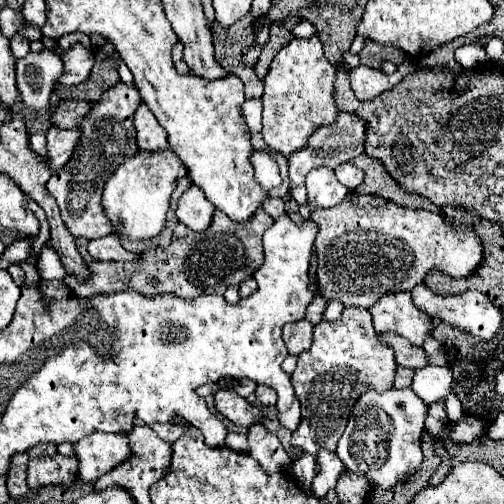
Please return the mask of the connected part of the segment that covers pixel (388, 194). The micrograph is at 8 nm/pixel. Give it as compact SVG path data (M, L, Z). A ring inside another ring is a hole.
M360 154L360 156L352 158L350 164L362 168L364 174L366 174L364 184L360 188L356 188L356 192L362 192L362 194L364 192L376 192L378 196L382 196L382 198L386 198L386 200L390 200L394 204L400 204L400 206L424 208L424 210L430 210L430 212L440 212L440 208L434 206L430 200L400 188L396 184L396 180L386 172L384 164L380 164L380 160L370 158L368 154Z

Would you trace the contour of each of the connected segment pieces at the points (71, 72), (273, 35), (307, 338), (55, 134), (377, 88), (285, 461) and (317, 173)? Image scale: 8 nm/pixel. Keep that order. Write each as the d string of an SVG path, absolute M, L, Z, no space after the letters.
M74 44L68 52L62 54L62 62L64 62L64 70L58 78L58 84L76 86L88 78L94 66L94 50L82 44Z
M292 16L292 18L280 22L280 24L274 24L274 26L270 28L268 44L262 48L262 54L260 54L260 58L258 58L256 66L254 66L254 70L256 70L256 74L258 74L260 78L264 78L264 74L268 72L268 66L270 66L272 58L292 40L292 34L290 34L290 32L292 32L292 26L294 26L296 22L300 22L300 20L298 20L296 16Z
M306 320L286 324L282 330L282 340L288 346L290 354L300 354L312 342L312 324L308 324Z
M52 126L46 132L46 140L48 140L46 156L48 156L52 170L60 170L70 160L78 138L80 138L80 132L76 128L74 130L58 130Z
M404 62L398 66L398 72L394 74L384 74L384 72L376 72L368 66L358 66L348 70L350 74L350 88L354 92L354 96L358 100L372 100L374 96L390 90L392 86L396 86L406 74L410 74L414 70L414 64Z
M254 424L248 428L248 446L250 446L250 456L256 458L262 468L270 474L278 472L280 468L290 468L290 456L280 444L278 436L268 432L266 426Z
M316 168L306 176L306 190L312 208L332 208L344 200L348 188L340 184L330 168Z

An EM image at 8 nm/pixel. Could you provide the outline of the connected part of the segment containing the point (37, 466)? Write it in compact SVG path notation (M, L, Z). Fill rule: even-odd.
M42 456L28 462L28 486L32 490L46 484L72 484L78 476L78 460L74 456Z

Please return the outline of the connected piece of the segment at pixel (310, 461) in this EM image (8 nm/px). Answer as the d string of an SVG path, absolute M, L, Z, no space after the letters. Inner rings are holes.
M304 453L299 459L292 463L290 472L295 480L300 484L301 488L308 496L314 496L312 491L312 480L315 476L315 458Z

